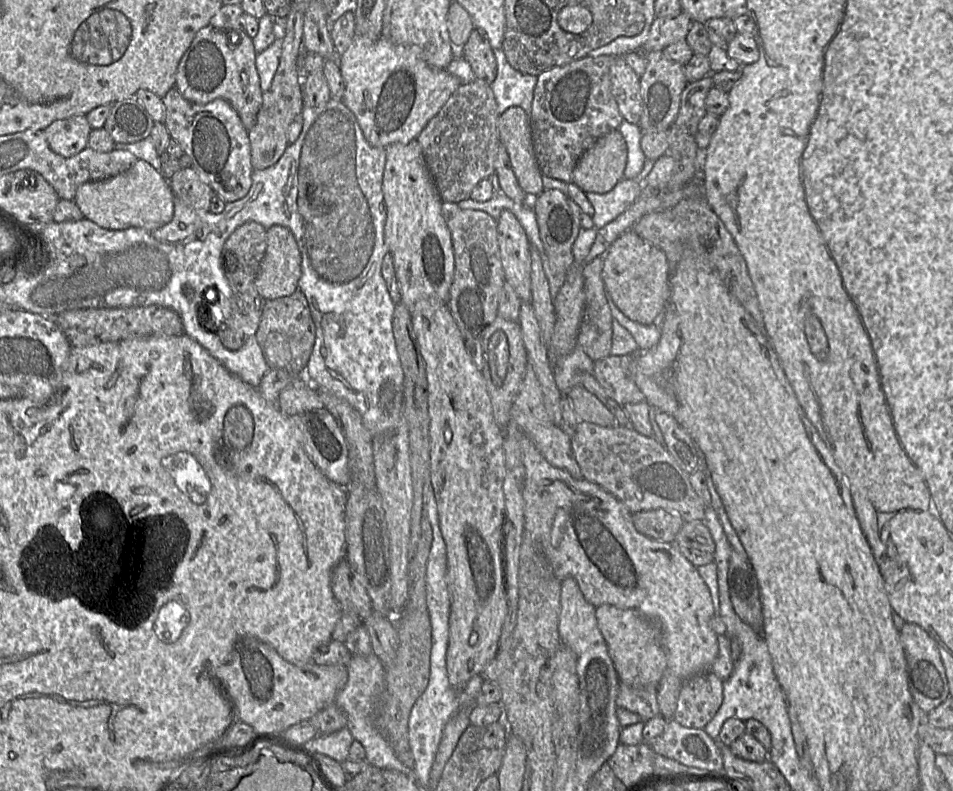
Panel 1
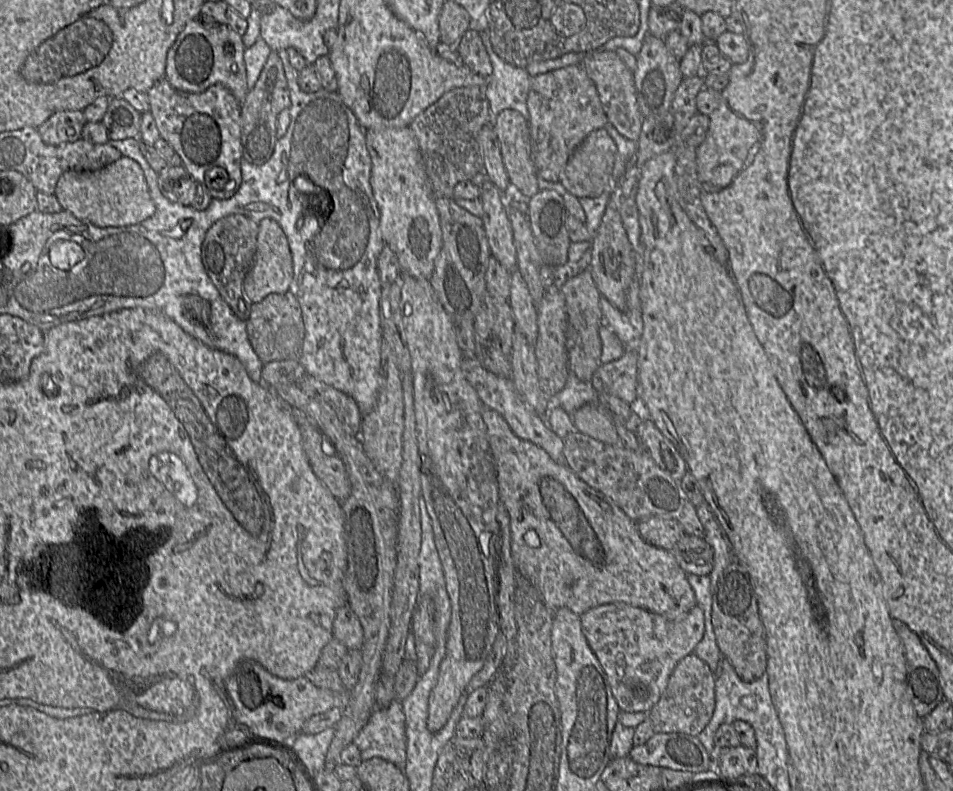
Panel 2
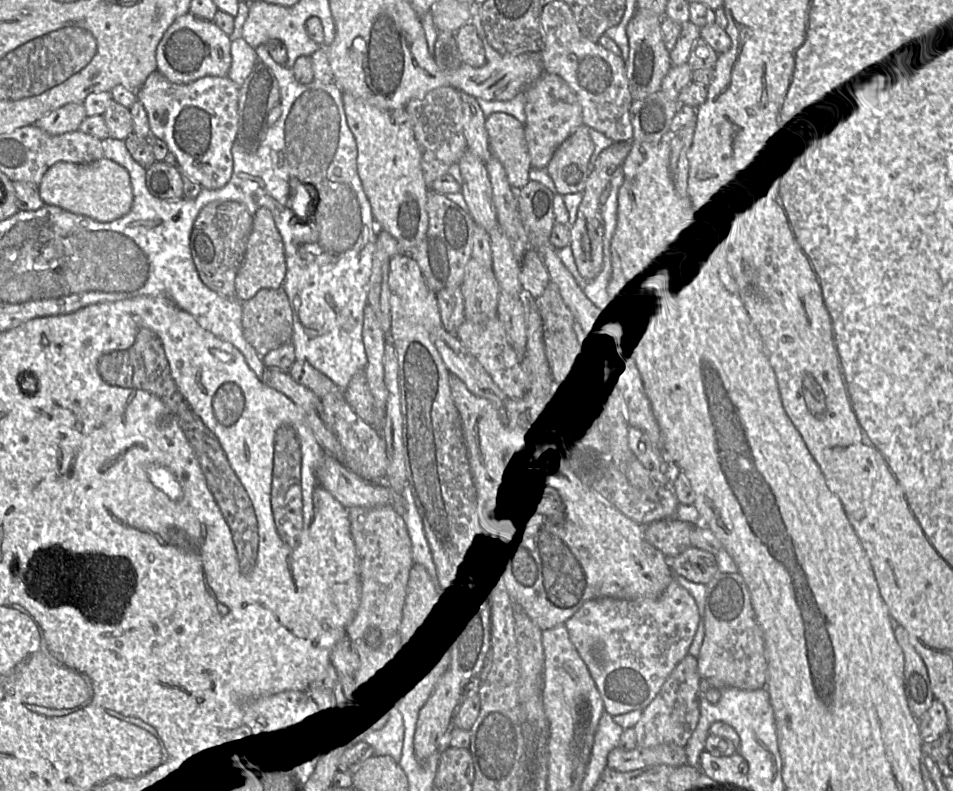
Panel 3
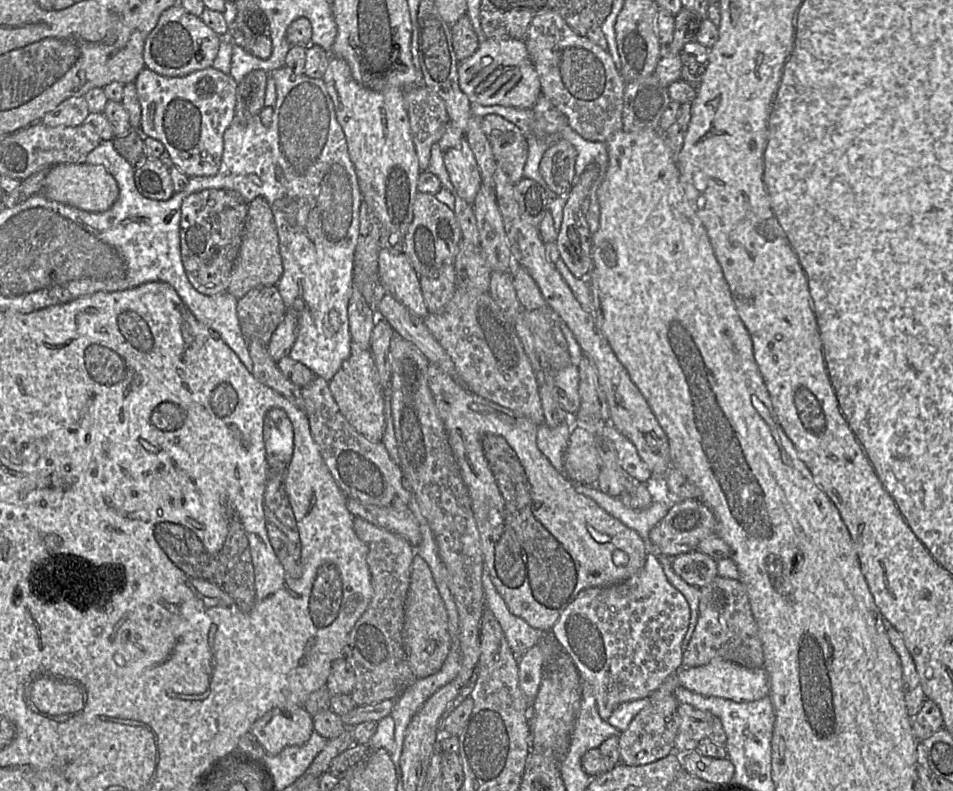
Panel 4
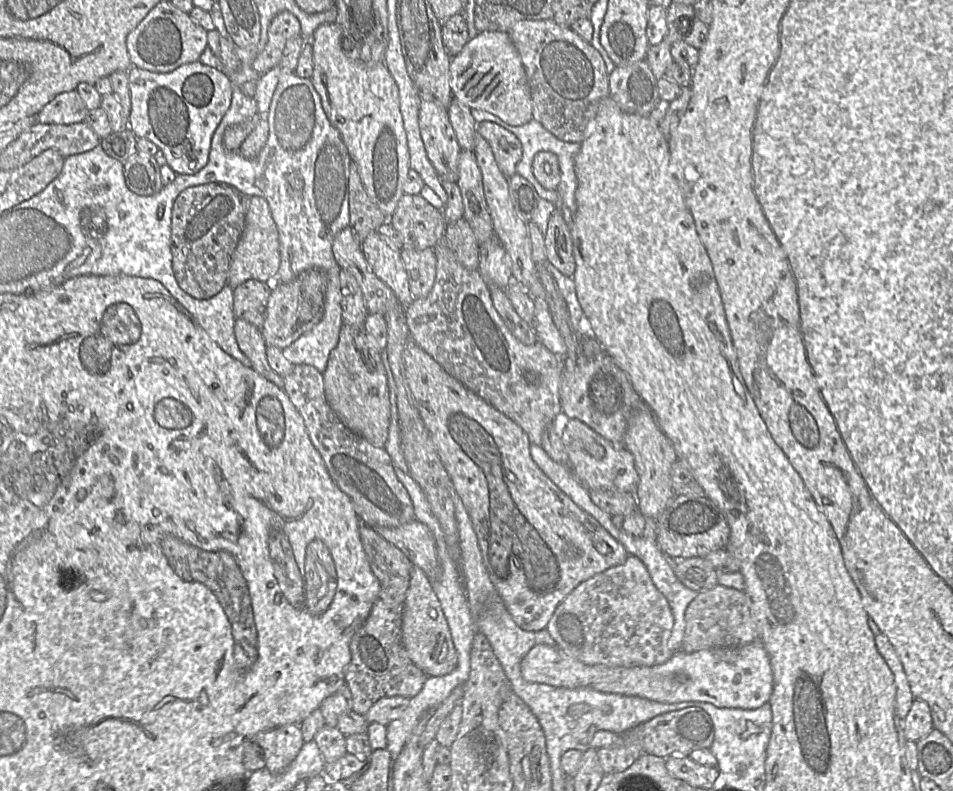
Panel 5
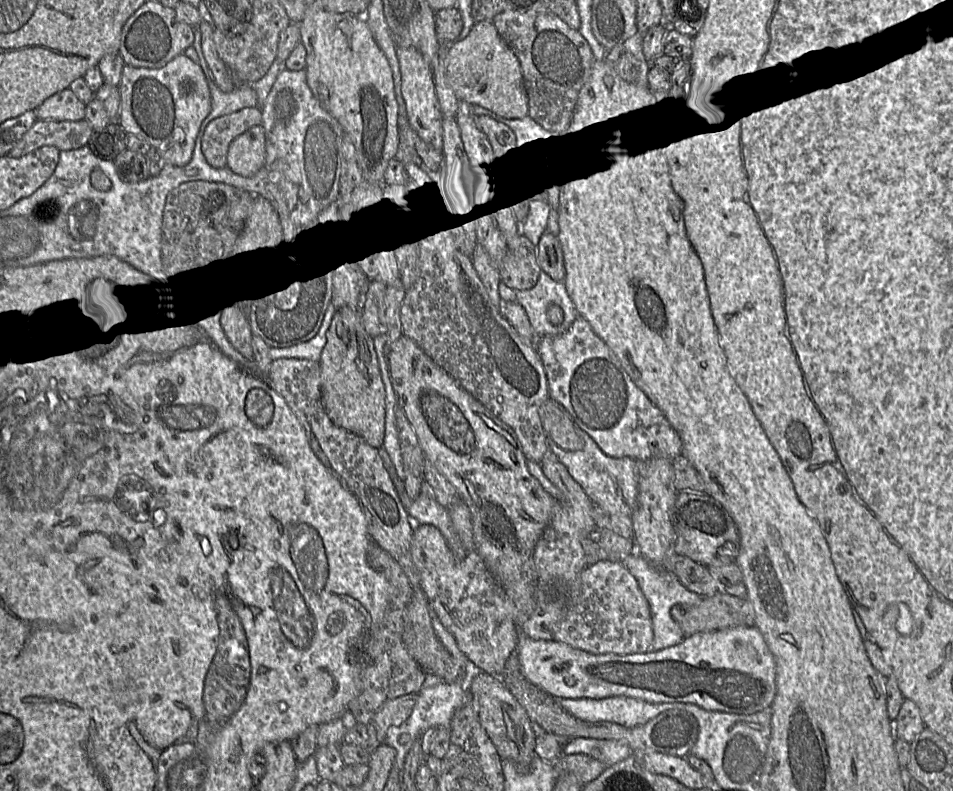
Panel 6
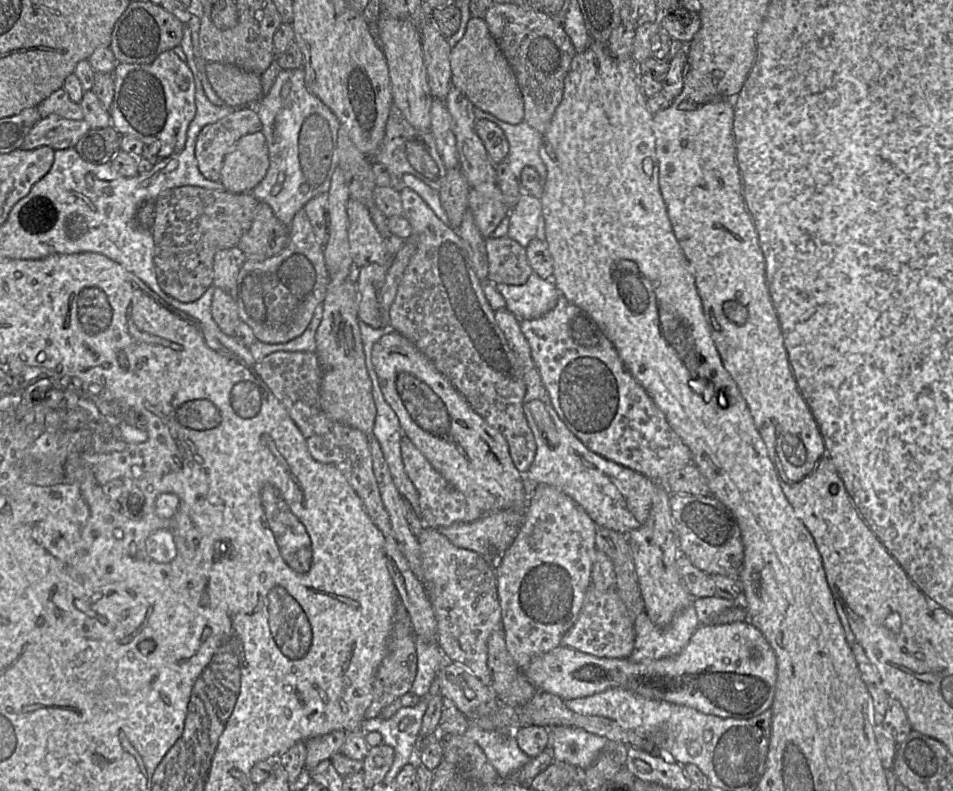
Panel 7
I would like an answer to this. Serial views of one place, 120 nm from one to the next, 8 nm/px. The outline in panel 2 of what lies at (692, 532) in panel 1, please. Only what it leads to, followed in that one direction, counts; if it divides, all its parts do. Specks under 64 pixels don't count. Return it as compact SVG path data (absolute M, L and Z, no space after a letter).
M683 534L671 552L687 574L709 575L713 570L713 549L702 537Z

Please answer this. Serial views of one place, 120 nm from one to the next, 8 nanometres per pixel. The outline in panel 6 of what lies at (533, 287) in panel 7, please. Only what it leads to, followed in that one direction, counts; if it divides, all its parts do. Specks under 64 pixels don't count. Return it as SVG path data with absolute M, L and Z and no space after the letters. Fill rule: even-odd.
M543 270L535 286L530 289L516 290L515 301L525 309L535 340L564 333L579 316L564 282L553 280ZM552 304L563 310L564 318L560 325L554 325L548 319L548 307Z

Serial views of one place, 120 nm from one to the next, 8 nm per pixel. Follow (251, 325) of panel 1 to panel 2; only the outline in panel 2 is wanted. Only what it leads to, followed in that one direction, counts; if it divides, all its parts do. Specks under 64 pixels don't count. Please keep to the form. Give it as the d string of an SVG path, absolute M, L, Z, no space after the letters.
M230 214L212 224L201 245L201 261L207 275L233 313L245 322L253 303L244 294L243 282L254 263L258 231L255 221L243 214Z

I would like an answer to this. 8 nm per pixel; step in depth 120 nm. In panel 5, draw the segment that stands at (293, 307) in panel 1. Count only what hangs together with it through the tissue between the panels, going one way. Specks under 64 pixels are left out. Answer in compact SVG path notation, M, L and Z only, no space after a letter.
M250 279L233 289L235 318L243 319L259 330L262 328L272 282Z

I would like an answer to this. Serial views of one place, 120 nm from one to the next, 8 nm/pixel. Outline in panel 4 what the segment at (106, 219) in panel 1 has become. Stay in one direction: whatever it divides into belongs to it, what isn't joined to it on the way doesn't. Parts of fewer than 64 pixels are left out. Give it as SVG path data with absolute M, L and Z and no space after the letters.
M61 163L50 168L41 193L50 200L84 211L104 212L110 209L118 199L119 187L115 178L103 165Z

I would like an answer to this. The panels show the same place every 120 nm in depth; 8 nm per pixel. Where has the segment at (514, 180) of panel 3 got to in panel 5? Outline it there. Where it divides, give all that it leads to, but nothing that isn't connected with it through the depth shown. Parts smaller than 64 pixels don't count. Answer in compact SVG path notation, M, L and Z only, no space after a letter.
M491 121L478 123L477 131L490 144L501 172L507 178L513 176L523 154L522 143L519 138L503 126Z

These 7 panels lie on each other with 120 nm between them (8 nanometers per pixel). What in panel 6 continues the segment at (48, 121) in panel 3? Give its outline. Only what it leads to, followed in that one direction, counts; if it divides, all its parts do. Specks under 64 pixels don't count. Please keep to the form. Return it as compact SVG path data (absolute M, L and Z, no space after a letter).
M66 88L48 97L34 111L37 119L48 121L80 121L85 117L86 105Z

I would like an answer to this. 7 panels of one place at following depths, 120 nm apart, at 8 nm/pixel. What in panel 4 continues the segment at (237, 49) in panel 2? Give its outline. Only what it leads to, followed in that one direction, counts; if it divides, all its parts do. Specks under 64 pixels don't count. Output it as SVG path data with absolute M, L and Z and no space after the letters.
M180 5L165 10L148 35L143 50L145 67L165 77L181 77L212 67L221 44L221 37L200 18Z

